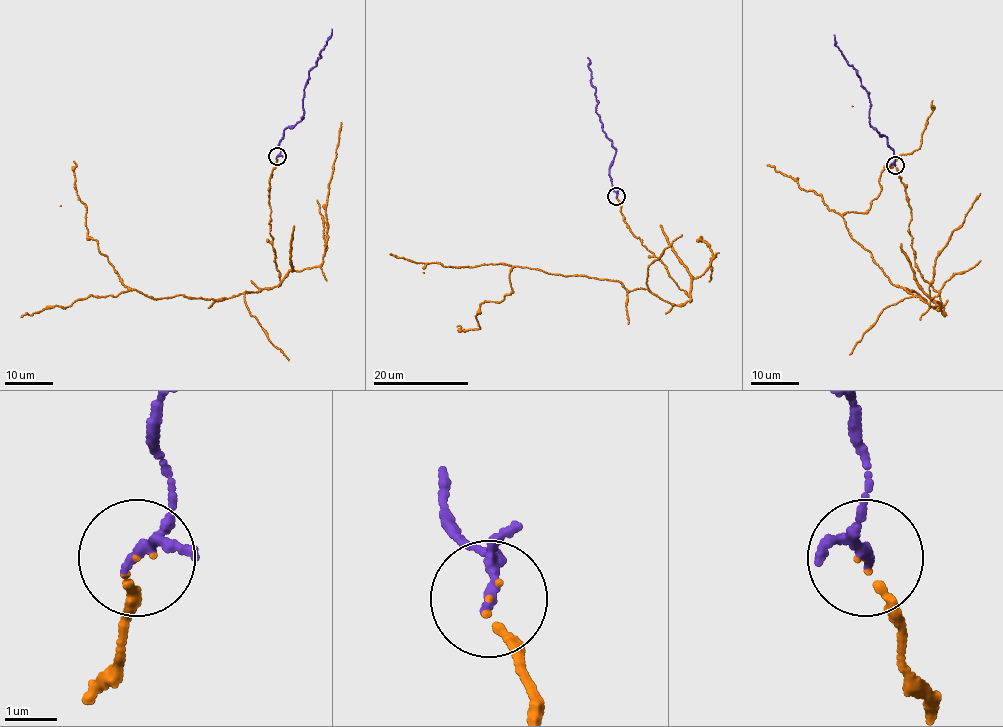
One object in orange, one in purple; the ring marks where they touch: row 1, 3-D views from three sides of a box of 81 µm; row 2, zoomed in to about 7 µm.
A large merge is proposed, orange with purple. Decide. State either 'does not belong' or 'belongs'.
belongs

